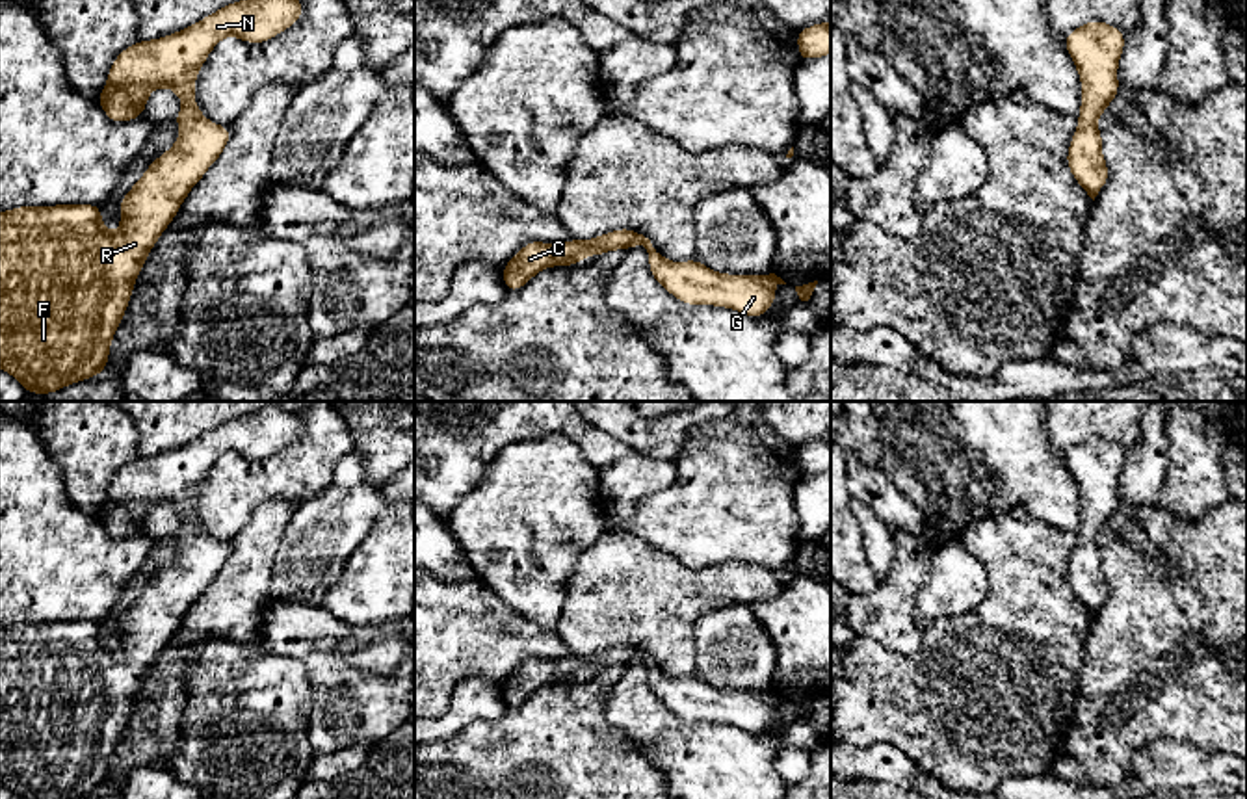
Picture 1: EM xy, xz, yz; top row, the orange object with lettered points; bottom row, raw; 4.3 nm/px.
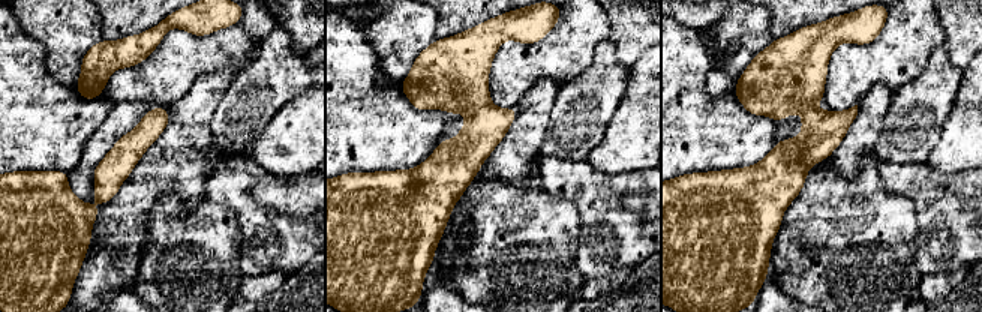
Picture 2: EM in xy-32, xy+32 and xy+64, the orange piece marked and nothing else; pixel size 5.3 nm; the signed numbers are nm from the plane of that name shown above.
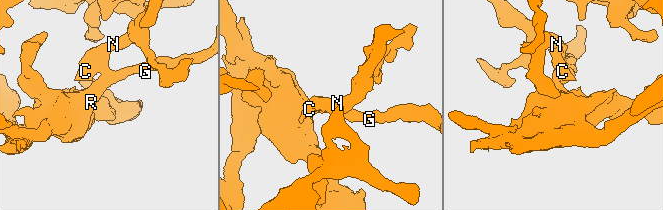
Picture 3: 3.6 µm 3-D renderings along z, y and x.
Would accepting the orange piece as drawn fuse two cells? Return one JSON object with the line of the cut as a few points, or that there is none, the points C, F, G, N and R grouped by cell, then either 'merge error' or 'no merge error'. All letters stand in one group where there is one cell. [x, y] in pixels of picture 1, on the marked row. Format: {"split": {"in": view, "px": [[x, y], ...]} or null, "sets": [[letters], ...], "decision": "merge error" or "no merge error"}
{"split": null, "sets": [["C", "F", "G", "N", "R"]], "decision": "no merge error"}

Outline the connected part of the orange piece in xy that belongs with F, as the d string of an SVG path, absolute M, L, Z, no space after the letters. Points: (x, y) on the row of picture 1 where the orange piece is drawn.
M301 0L232 2L180 32L136 41L113 59L106 87L95 98L110 121L126 123L145 115L154 87L171 87L182 100L180 113L171 119L182 134L121 199L117 232L104 230L100 204L19 206L0 212L0 368L22 383L28 394L52 394L104 373L112 338L149 251L229 143L230 128L208 121L193 98L195 76L212 48L227 35L245 43L271 41L301 15Z

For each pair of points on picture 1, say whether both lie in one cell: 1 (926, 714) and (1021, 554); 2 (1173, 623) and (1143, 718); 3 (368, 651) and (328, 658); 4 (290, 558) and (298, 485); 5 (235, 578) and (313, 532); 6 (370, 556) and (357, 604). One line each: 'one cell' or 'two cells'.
1: one cell
2: one cell
3: two cells
4: two cells
5: two cells
6: one cell

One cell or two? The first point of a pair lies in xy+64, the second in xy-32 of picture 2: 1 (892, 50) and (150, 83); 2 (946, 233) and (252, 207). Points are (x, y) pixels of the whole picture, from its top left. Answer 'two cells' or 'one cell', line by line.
1: one cell
2: one cell

